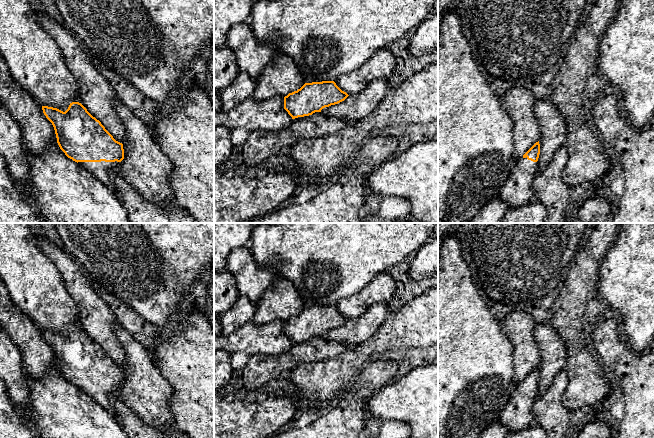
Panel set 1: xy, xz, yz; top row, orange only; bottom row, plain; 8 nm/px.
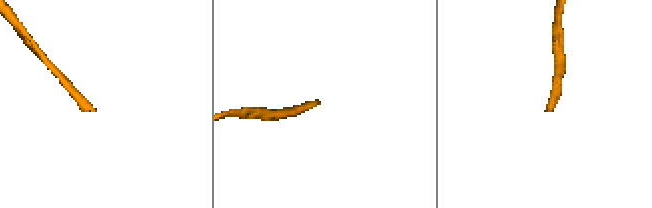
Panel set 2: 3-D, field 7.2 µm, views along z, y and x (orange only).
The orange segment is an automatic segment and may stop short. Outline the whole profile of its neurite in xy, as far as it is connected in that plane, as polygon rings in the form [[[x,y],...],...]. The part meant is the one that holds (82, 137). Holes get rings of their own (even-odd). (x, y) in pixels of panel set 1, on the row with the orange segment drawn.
[[[79,102],[70,103],[65,112],[48,106],[42,106],[42,110],[52,123],[57,143],[65,155],[109,187],[111,185],[110,174],[120,168],[120,162],[124,159],[123,144],[116,141],[101,122]]]

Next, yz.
[[[538,141],[511,168],[499,193],[500,199],[507,204],[508,209],[526,205],[532,200],[534,194],[533,180],[539,154],[540,144]]]

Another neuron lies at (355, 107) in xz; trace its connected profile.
[[[388,77],[377,78],[361,92],[349,95],[344,101],[327,107],[325,111],[293,119],[281,130],[281,134],[288,138],[289,145],[296,143],[301,131],[313,139],[333,134],[348,123],[370,115],[392,90]]]

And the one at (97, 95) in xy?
[[[40,14],[38,16],[38,22],[43,30],[46,30],[54,37],[62,52],[66,66],[77,80],[81,104],[93,117],[101,122],[116,141],[120,143],[126,142],[127,131],[114,107],[114,103],[118,99],[116,90],[105,76],[94,66],[88,49],[84,49],[79,37],[76,36],[71,29],[66,27],[66,23],[61,14]]]

